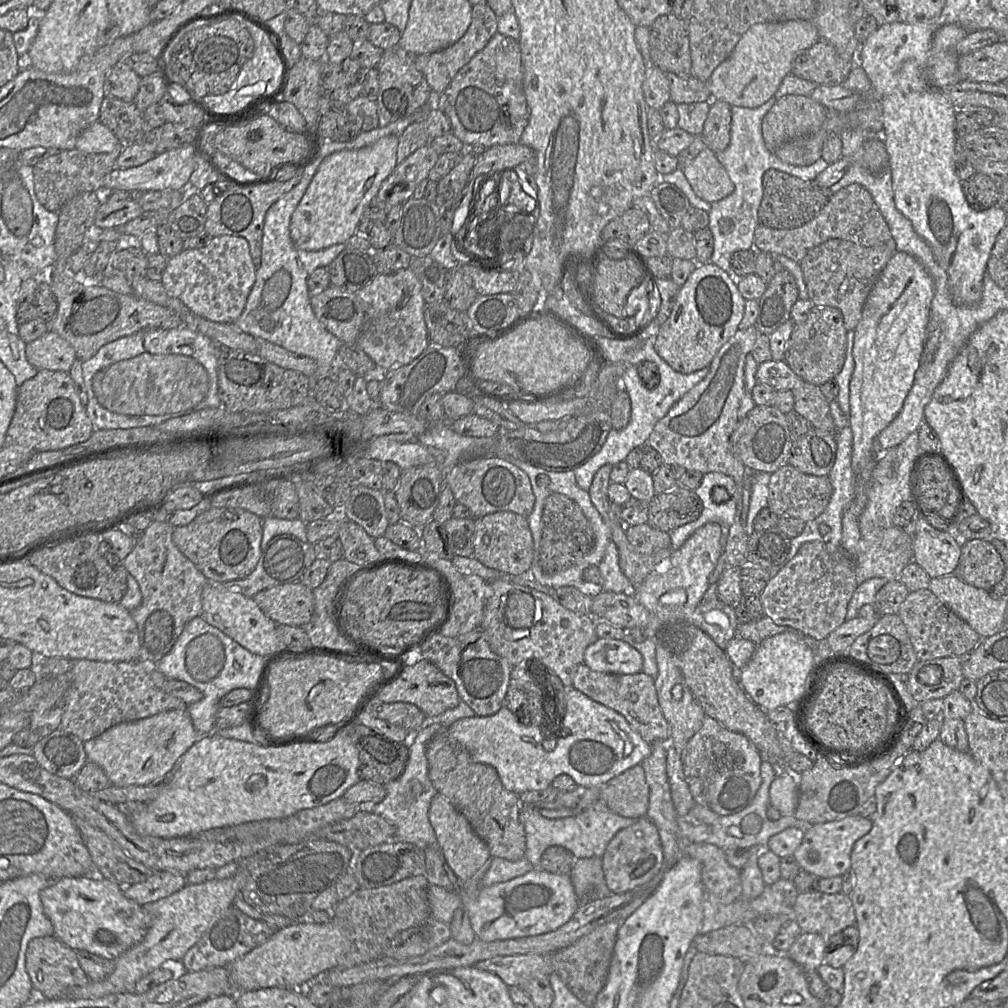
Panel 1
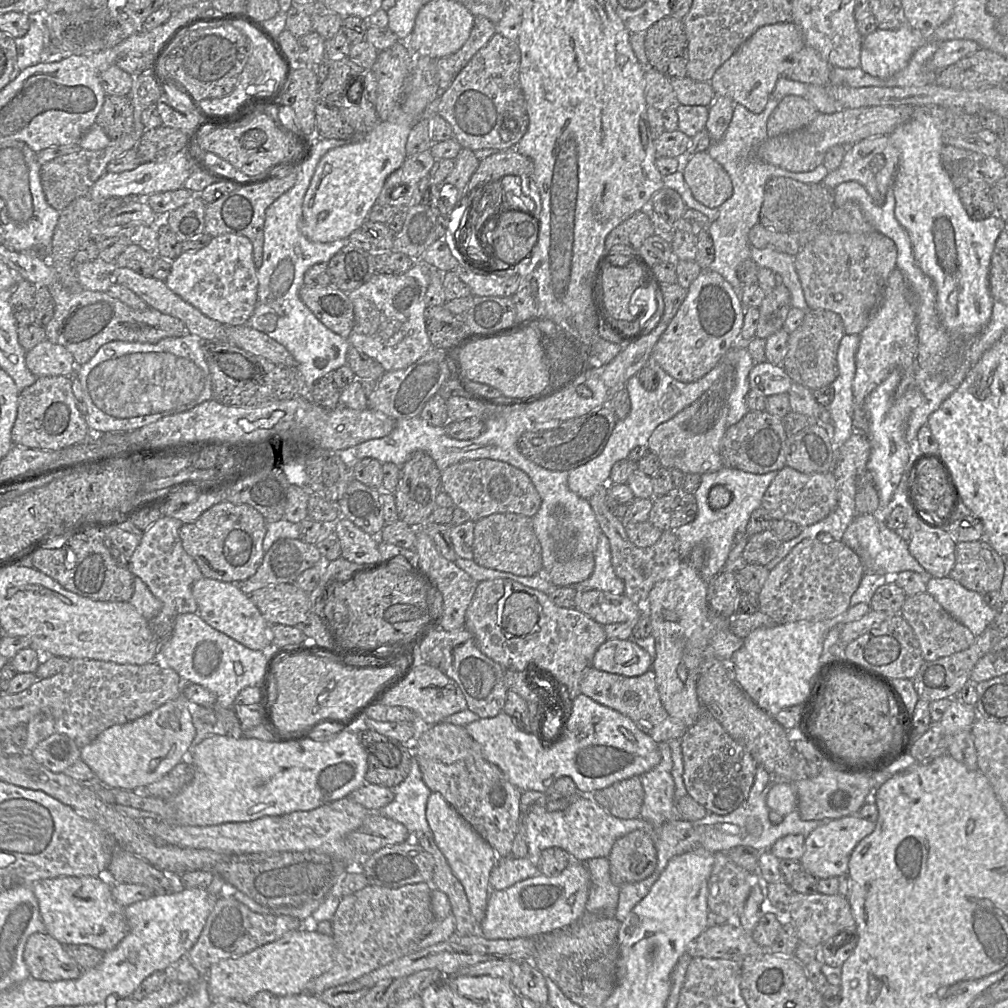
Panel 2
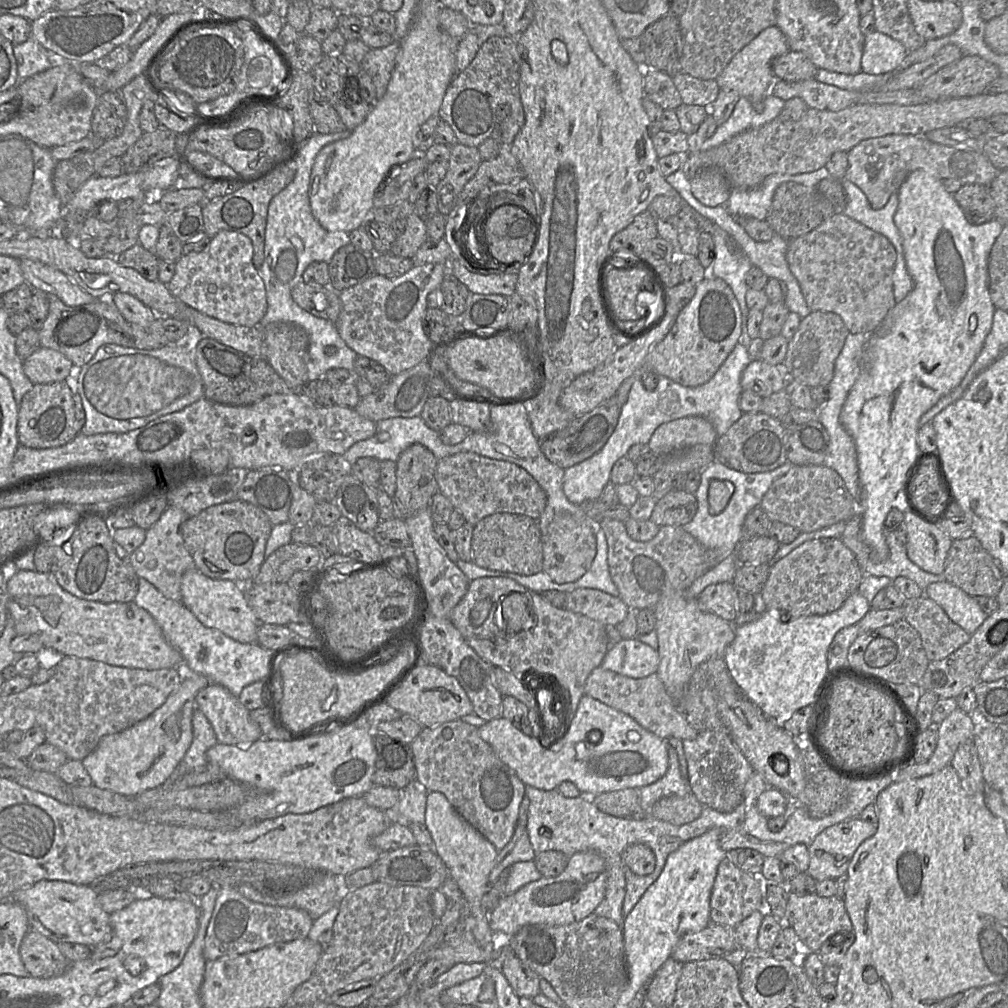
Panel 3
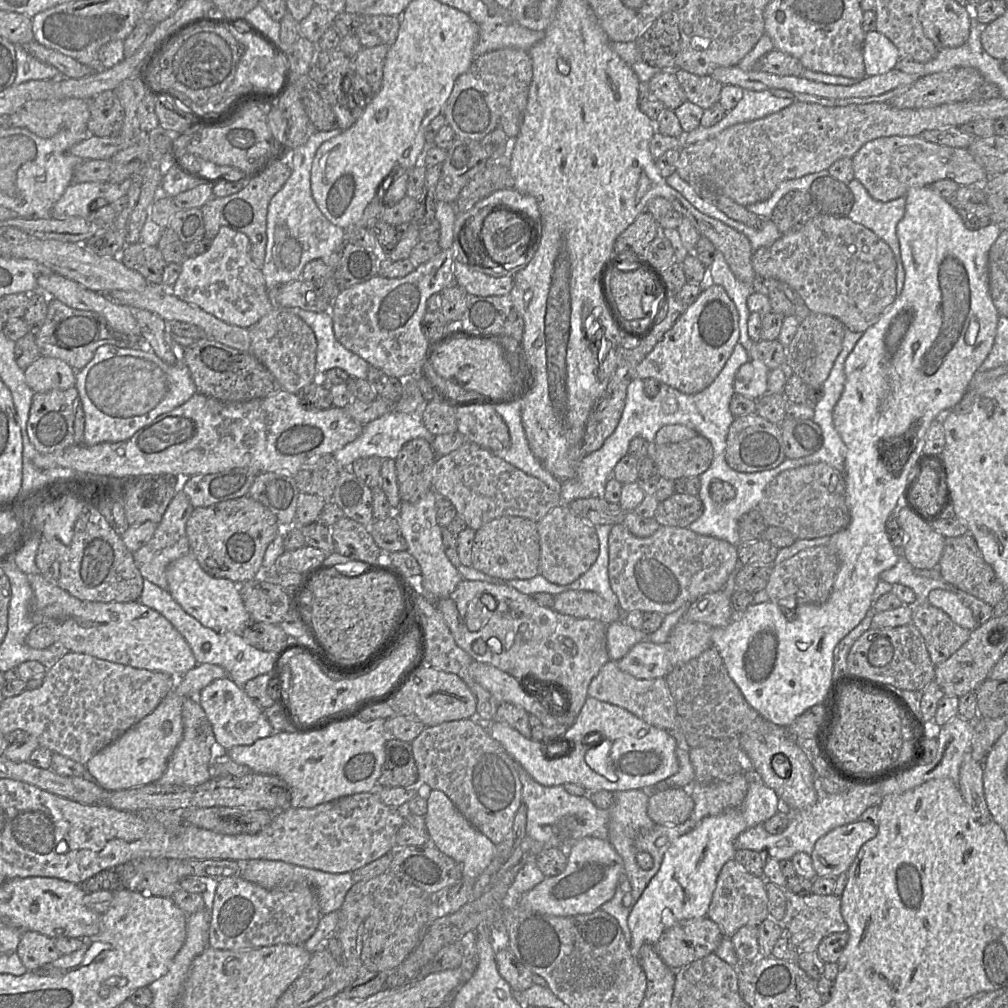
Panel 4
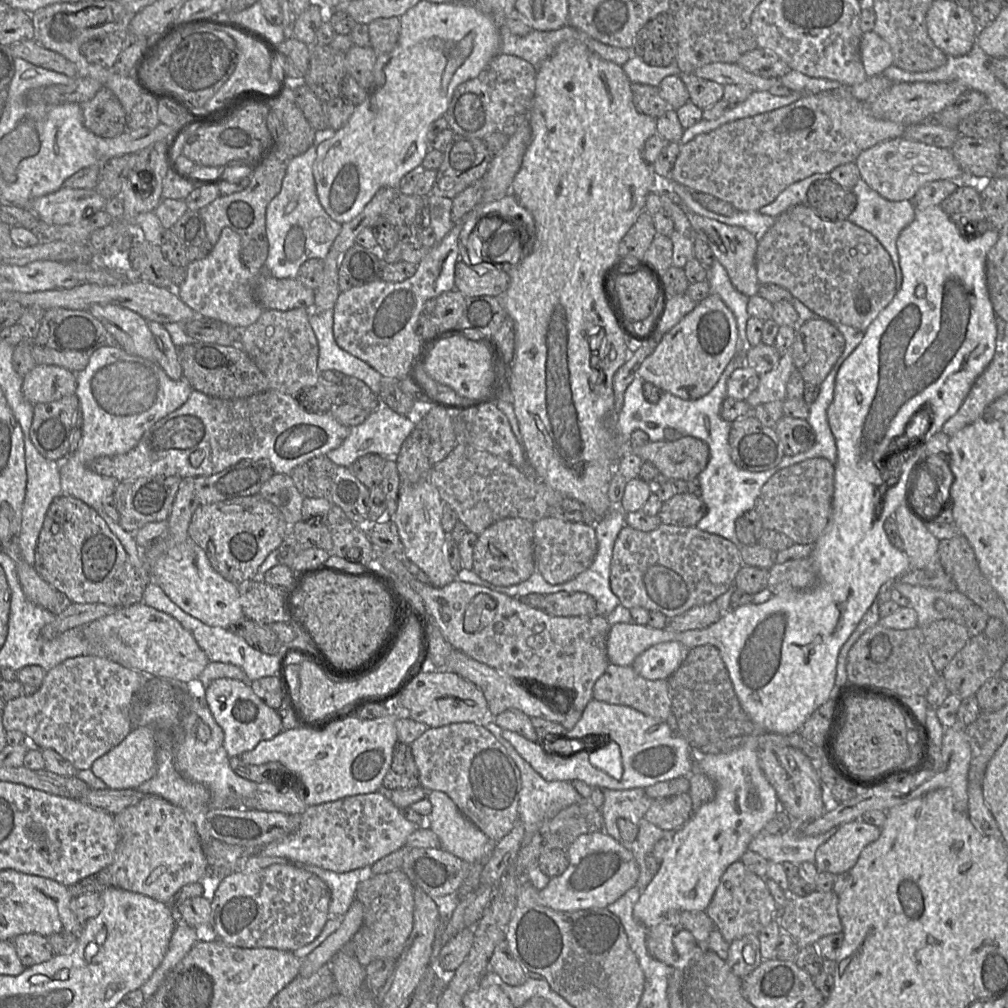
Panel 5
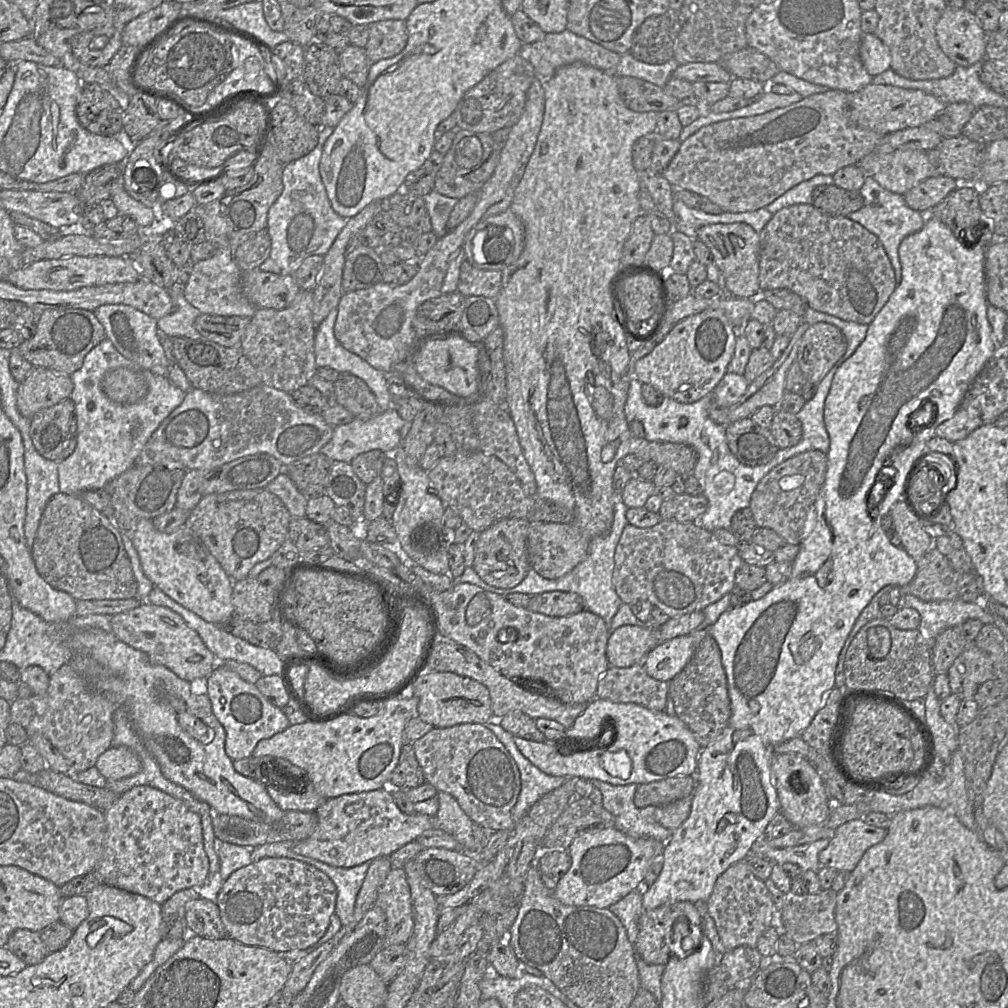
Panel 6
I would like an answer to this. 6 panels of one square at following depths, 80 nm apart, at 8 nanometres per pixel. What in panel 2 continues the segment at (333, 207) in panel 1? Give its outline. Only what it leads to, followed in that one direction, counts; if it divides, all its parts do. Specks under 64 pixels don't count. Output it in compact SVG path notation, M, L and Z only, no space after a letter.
M415 56L414 61L412 63L412 68L409 76L407 77L405 84L404 84L404 93L402 96L401 105L399 108L392 114L390 118L386 121L379 121L370 131L368 131L363 138L363 140L358 141L354 144L348 144L344 146L340 146L334 149L329 150L320 160L318 163L315 173L311 179L310 185L308 190L306 191L302 211L303 211L303 221L302 221L302 234L313 242L333 242L340 239L348 239L348 237L355 231L360 230L361 226L365 221L368 220L368 215L372 209L372 207L377 203L377 199L379 194L383 188L383 185L390 174L396 171L398 168L402 166L404 161L406 160L407 153L406 153L406 142L411 132L412 128L421 121L421 114L424 112L426 107L435 101L440 96L440 80L438 78L438 71L437 71L437 59L431 58L429 56Z

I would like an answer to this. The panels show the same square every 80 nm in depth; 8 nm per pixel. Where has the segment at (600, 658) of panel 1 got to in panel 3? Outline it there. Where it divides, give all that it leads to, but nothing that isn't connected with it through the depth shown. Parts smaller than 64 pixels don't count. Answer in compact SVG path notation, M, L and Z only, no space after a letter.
M631 638L610 645L600 666L627 677L645 678L656 673L658 665L658 651Z

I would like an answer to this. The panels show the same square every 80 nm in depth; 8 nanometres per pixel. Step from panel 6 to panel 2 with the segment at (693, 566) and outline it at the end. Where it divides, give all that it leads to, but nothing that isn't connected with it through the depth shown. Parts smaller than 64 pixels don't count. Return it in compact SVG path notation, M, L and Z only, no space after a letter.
M608 484L600 485L588 500L602 533L610 542L611 563L615 574L624 582L624 594L638 606L644 606L648 594L657 581L674 577L680 569L679 543L673 531L663 531L659 540L650 547L639 548L628 538L623 521L615 517L606 504Z

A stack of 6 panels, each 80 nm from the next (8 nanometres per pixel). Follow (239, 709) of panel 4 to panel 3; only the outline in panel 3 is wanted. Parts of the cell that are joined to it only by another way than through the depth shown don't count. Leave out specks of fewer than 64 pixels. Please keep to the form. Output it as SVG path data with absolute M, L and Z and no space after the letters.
M210 683L199 690L195 696L195 708L203 712L210 722L218 743L239 747L249 746L263 736L259 725L251 719L250 710L222 685Z

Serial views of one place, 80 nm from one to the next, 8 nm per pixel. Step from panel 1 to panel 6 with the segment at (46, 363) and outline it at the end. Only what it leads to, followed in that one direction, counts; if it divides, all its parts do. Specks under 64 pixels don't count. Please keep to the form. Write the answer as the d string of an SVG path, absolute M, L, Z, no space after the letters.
M34 367L17 390L17 407L22 416L31 419L37 412L70 398L71 377L43 367Z

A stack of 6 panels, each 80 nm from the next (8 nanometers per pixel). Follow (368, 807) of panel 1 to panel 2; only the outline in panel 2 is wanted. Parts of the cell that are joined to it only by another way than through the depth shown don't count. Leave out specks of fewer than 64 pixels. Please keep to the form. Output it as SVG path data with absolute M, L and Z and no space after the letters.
M416 756L411 759L411 768L407 777L391 788L394 799L380 810L371 814L381 814L403 824L410 835L430 834L426 819L426 804L432 791L422 780L422 774Z

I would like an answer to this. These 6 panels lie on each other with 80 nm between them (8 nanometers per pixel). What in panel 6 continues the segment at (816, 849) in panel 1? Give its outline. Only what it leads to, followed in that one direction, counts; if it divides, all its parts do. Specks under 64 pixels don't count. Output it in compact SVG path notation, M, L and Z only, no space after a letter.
M862 819L838 827L826 848L818 855L821 867L852 872L865 851L884 840L888 829L872 826Z

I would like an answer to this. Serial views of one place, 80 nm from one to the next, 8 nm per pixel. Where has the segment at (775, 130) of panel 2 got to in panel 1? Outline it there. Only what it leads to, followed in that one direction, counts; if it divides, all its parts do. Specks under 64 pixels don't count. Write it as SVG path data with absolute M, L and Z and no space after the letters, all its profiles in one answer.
M782 96L762 120L766 147L774 153L789 140L817 132L827 115L827 108L810 96Z

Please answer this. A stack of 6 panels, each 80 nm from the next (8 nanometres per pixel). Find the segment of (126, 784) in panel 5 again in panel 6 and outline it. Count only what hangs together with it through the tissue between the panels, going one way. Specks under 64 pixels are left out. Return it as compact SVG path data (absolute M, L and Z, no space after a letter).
M121 745L102 753L94 767L106 780L119 780L137 774L142 769L142 762L133 750Z

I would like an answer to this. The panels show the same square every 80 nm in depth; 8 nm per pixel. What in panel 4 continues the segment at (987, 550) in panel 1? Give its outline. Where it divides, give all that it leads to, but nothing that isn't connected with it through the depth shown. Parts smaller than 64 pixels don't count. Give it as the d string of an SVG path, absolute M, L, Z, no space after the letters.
M970 533L945 538L938 569L944 581L993 607L1006 595L1006 589L999 581L993 568L985 561L974 537Z

